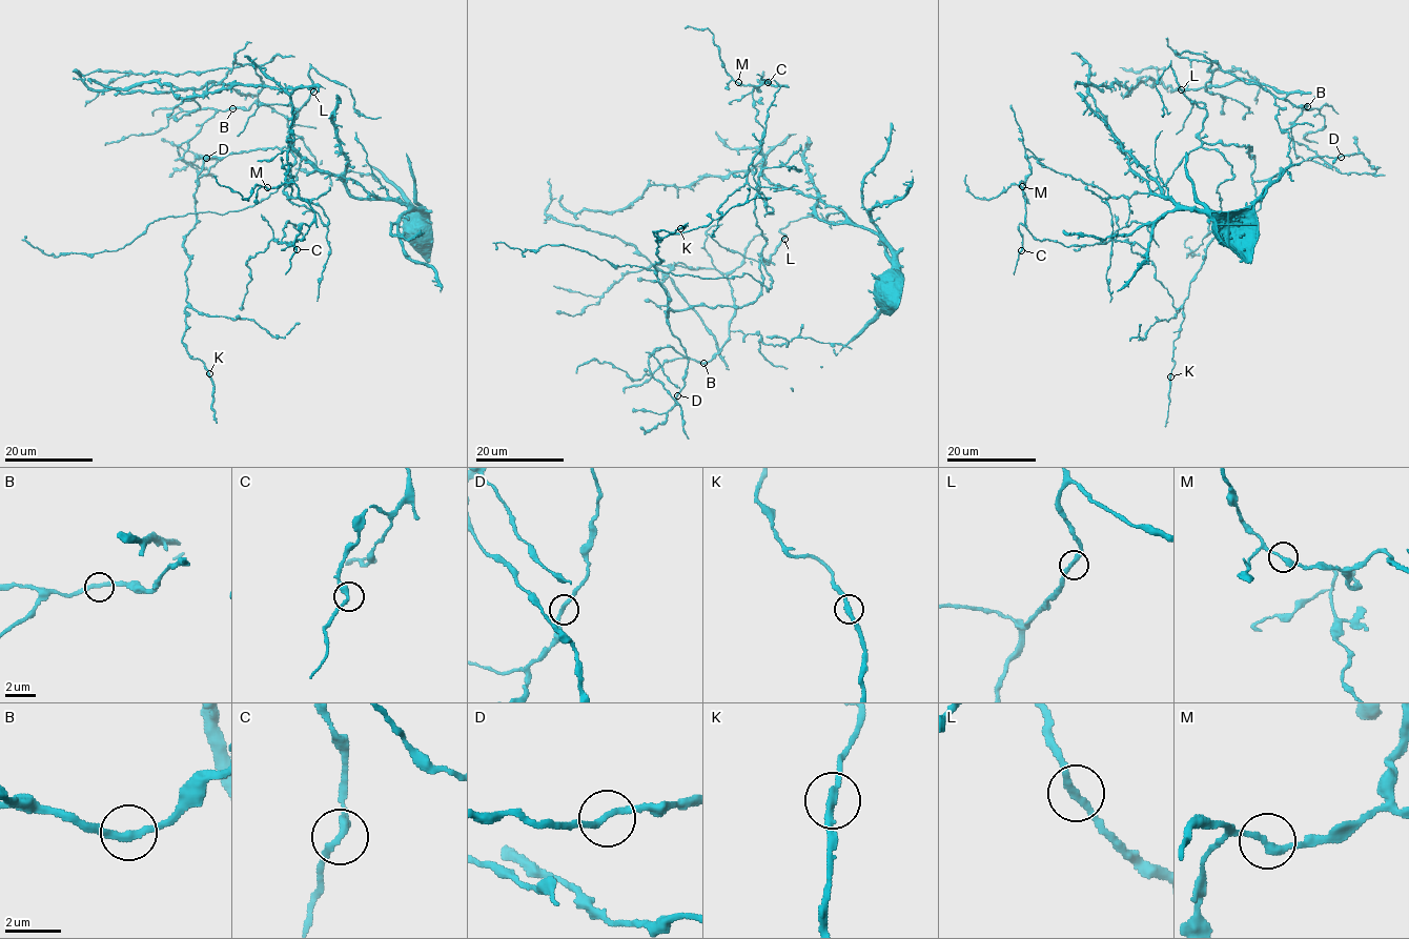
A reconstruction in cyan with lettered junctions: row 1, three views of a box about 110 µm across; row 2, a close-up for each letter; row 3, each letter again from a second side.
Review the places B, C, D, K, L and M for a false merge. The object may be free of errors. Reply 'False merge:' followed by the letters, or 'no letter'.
False merge: K

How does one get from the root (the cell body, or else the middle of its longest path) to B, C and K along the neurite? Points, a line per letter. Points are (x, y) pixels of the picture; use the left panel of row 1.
B: (408, 238), (409, 203), (375, 168), (321, 174), (285, 117), (258, 101), (247, 109), (232, 108)
C: (408, 238), (375, 168), (218, 110), (182, 158), (291, 144), (297, 250)
K: (408, 238), (375, 168), (321, 174), (258, 101), (218, 110), (182, 158), (217, 159), (183, 245), (208, 374)

